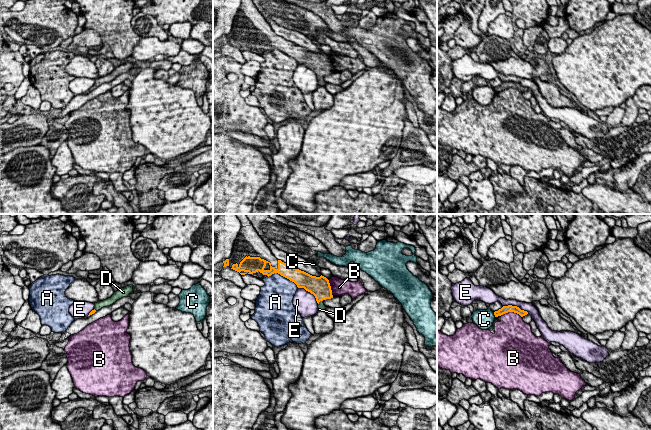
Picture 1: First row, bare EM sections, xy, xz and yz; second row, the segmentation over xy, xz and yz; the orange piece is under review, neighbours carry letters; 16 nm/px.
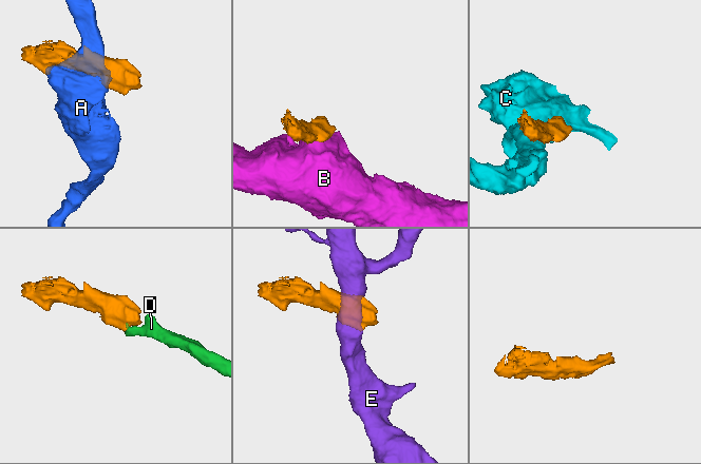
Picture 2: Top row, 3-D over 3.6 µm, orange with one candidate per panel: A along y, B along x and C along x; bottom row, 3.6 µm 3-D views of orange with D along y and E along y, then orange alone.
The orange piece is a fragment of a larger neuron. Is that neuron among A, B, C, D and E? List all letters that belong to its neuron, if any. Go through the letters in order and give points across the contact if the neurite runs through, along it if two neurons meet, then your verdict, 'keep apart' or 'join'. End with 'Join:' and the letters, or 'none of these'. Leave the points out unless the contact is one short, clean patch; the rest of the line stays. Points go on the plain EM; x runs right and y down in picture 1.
A: keep apart
B: keep apart
C: keep apart
D: runs through xz (320, 63), (319, 77), (321, 82); join
E: keep apart
Join: D

